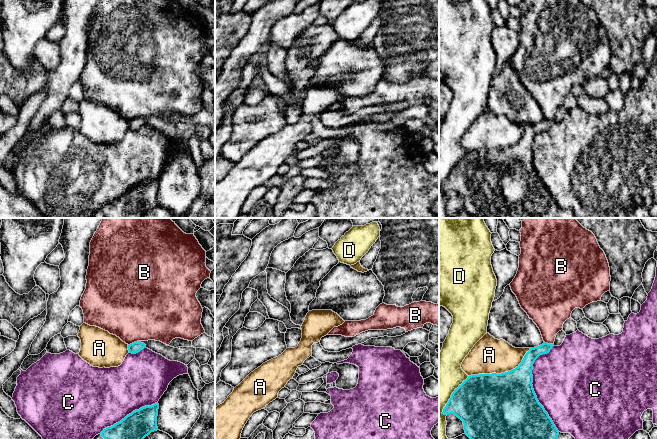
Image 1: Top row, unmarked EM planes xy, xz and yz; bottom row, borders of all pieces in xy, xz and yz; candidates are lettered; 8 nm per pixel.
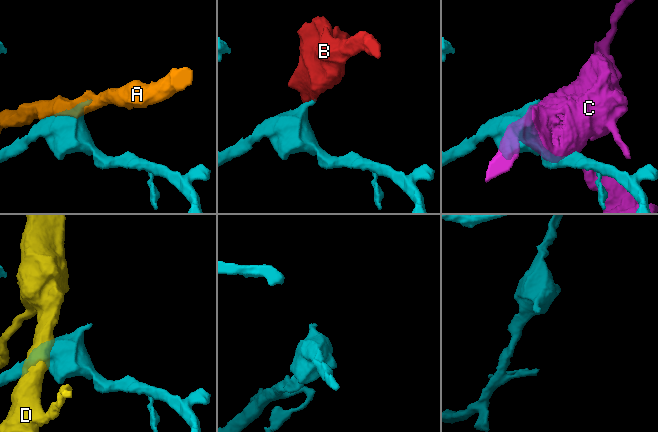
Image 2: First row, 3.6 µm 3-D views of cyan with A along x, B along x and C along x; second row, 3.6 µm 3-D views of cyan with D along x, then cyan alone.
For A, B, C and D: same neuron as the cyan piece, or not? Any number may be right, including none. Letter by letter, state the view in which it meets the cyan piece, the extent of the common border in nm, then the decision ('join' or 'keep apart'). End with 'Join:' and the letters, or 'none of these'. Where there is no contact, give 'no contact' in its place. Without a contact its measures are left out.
A: yz | 550 nm | keep apart
B: yz | 90 nm | keep apart
C: yz | 700 nm | keep apart
D: yz | 380 nm | keep apart
Join: none of these

